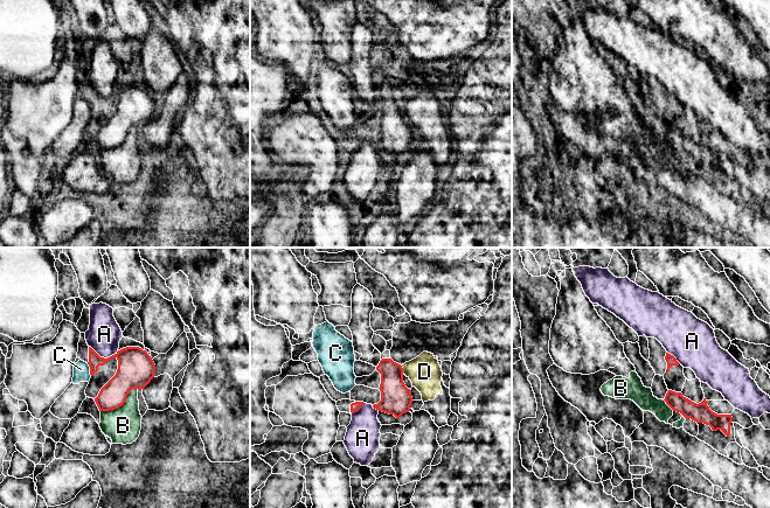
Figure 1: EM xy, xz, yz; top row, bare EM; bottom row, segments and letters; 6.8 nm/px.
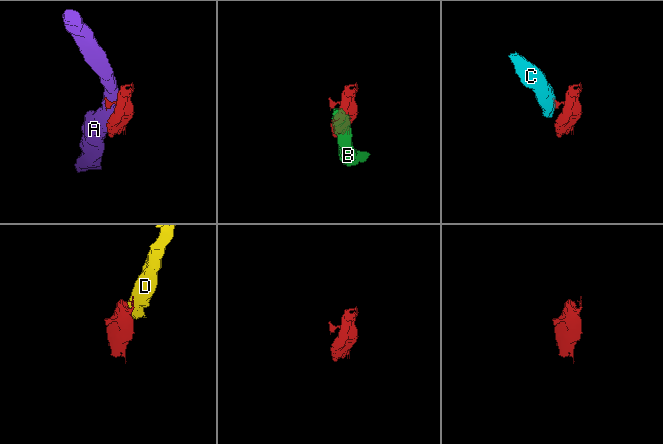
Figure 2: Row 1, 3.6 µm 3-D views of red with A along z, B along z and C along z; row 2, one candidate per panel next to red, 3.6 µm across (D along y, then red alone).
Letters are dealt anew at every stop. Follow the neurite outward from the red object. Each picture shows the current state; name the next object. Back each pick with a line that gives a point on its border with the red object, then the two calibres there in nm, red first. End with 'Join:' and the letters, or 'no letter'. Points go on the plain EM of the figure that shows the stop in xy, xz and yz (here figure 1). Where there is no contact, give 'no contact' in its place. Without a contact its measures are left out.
Join: no letter

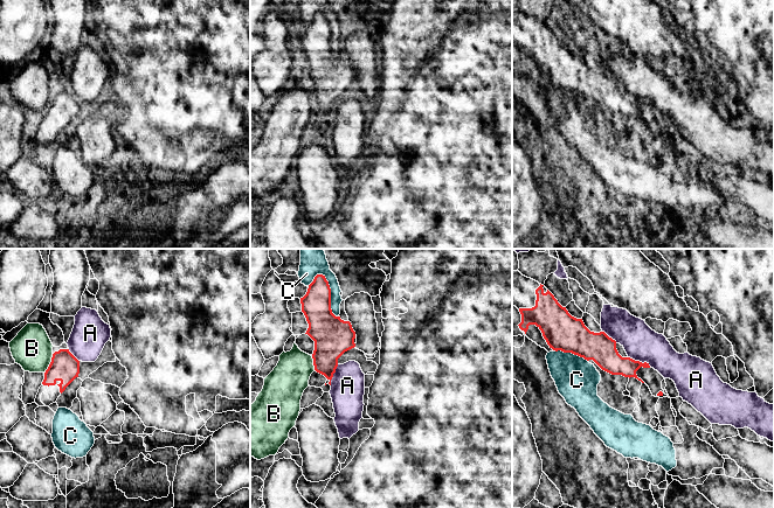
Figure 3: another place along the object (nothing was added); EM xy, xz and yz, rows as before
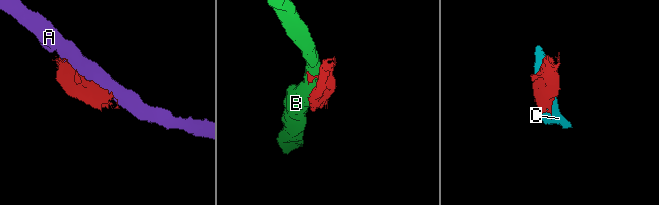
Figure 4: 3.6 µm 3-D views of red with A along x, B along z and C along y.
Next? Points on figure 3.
Join: no letter

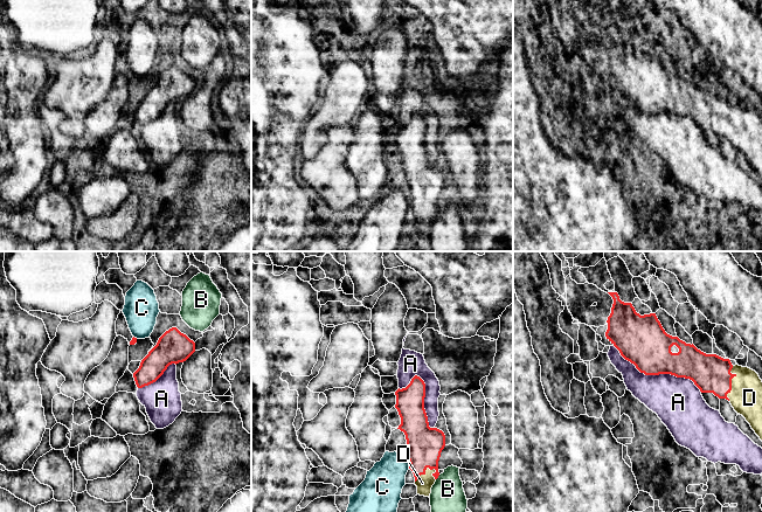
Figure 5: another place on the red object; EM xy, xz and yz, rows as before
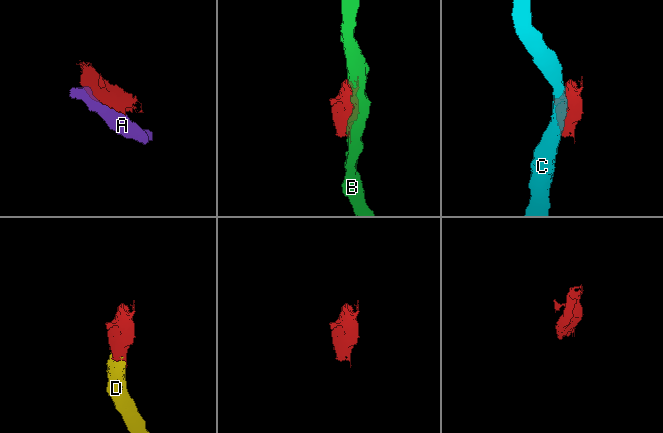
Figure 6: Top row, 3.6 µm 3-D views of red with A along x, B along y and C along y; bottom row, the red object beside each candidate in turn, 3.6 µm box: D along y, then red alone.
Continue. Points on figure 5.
D: contact yz (731, 122); calibres 260 and 220 nm
Join: D

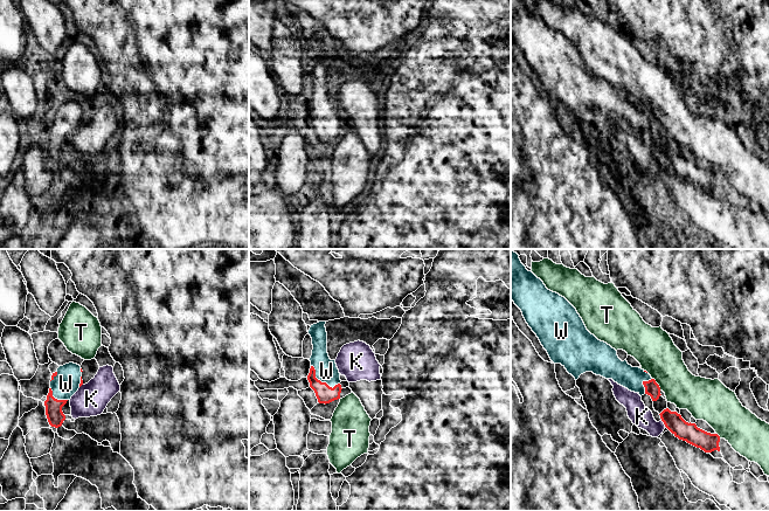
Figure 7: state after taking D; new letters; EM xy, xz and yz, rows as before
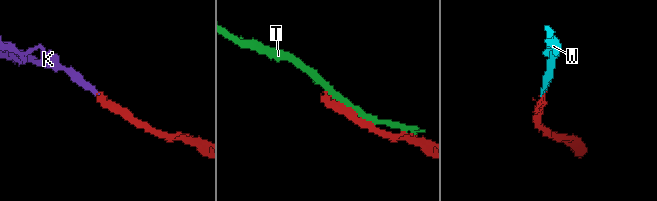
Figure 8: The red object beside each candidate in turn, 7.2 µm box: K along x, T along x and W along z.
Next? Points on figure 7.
W: contact xz (320, 119); calibres 130 and 160 nm
Join: W

